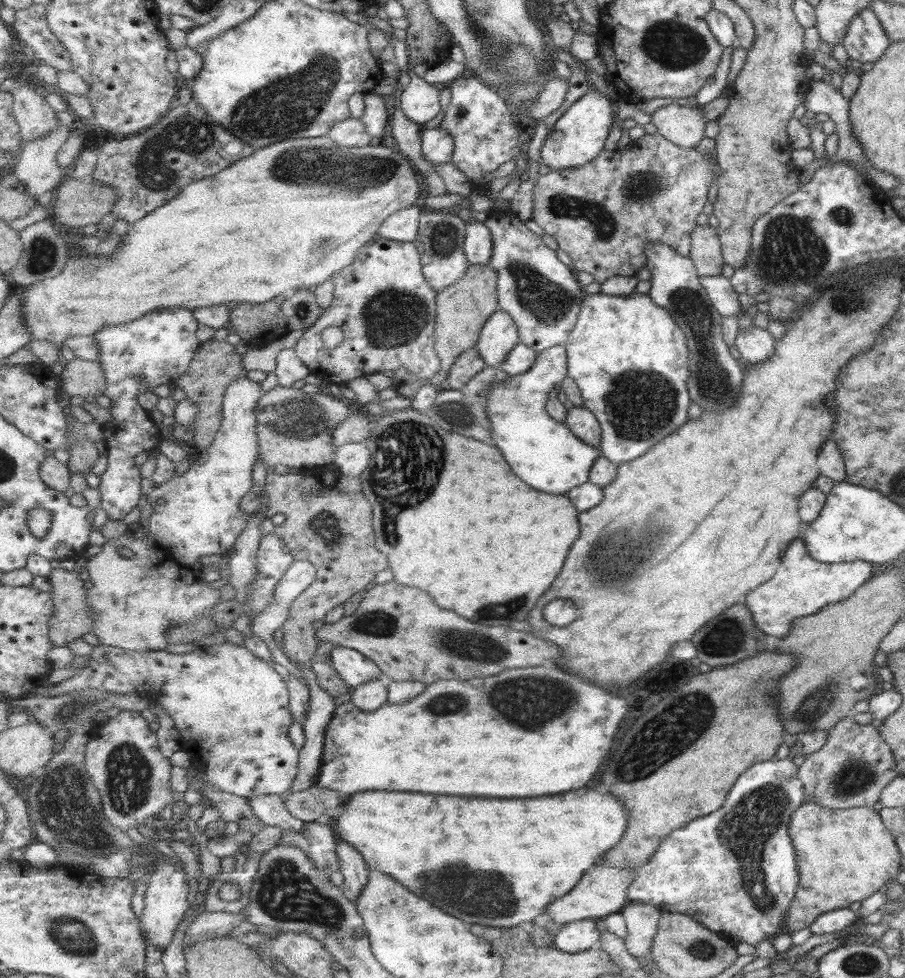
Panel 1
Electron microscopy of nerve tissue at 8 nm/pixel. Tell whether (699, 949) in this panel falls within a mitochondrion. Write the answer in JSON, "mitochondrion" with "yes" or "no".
{"mitochondrion":"yes"}

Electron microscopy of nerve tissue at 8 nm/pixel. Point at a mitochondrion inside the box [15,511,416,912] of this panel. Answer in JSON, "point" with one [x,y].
{"point":[64,806]}

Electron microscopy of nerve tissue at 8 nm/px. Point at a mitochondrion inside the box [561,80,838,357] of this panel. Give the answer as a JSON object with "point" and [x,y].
{"point":[640,187]}

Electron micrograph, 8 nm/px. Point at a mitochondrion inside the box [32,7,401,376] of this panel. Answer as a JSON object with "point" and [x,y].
{"point":[292,104]}

